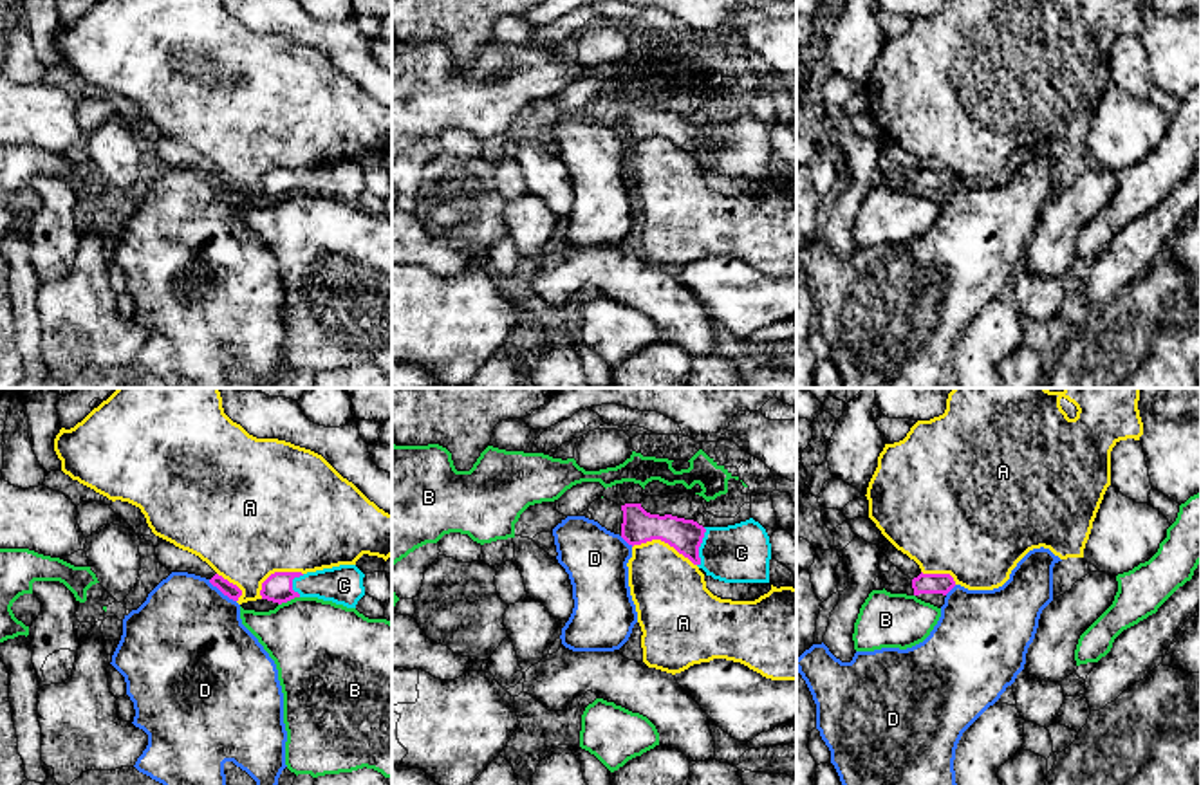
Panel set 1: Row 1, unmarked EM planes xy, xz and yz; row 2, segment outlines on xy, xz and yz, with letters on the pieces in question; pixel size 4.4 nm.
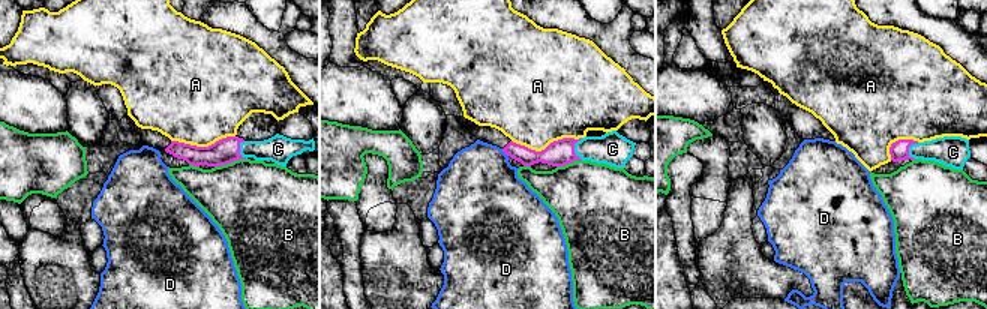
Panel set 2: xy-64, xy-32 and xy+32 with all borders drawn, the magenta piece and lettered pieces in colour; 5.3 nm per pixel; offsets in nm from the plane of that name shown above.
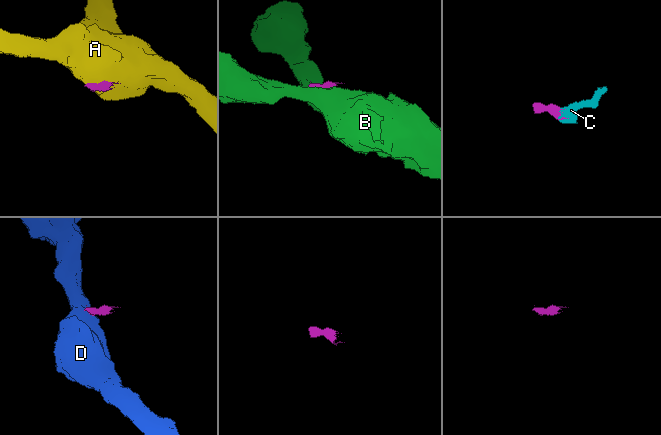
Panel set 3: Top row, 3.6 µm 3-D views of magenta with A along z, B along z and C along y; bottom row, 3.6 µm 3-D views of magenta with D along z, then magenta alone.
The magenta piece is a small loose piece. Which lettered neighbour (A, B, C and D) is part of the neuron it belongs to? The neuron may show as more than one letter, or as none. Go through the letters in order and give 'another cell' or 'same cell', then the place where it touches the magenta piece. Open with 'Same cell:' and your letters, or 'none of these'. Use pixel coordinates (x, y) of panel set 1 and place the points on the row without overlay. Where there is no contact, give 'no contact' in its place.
Same cell: C
A: another cell | xz (665, 138)
B: another cell | xy (288, 195)
C: same cell | xz (699, 141)
D: another cell | xy (223, 188)

